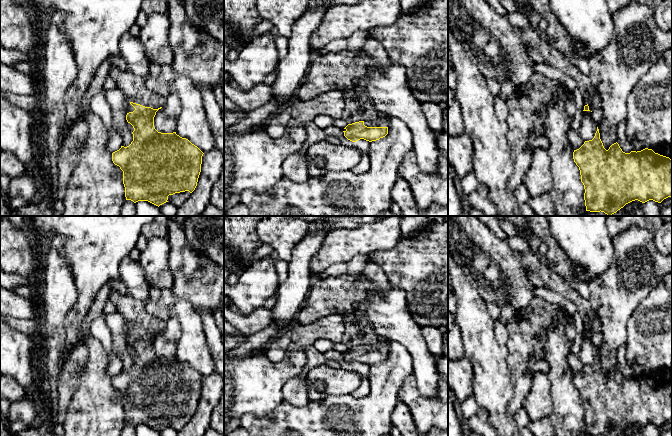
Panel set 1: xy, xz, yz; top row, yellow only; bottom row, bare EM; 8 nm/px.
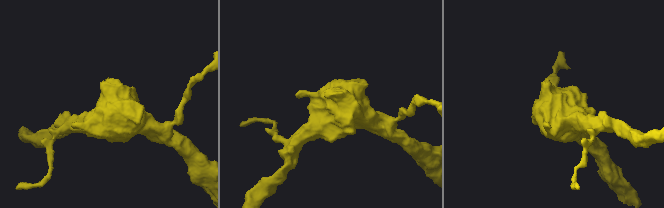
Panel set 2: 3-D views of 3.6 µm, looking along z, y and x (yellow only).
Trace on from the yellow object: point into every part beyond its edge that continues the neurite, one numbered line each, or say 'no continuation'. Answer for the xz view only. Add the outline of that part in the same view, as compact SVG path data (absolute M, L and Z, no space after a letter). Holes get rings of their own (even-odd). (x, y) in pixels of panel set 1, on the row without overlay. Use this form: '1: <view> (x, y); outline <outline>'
1: xz (381, 345); outline M380 340L374 344L364 345L364 349L367 351L389 351L389 346L385 340Z

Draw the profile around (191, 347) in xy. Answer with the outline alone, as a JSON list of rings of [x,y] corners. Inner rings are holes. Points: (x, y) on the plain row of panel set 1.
[[[177,299],[169,309],[180,325],[180,335],[175,344],[176,358],[188,363],[203,377],[211,375],[215,371],[215,365],[207,345],[201,316],[186,299]]]

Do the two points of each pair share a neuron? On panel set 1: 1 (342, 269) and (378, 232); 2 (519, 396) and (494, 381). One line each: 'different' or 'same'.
1: different
2: different

